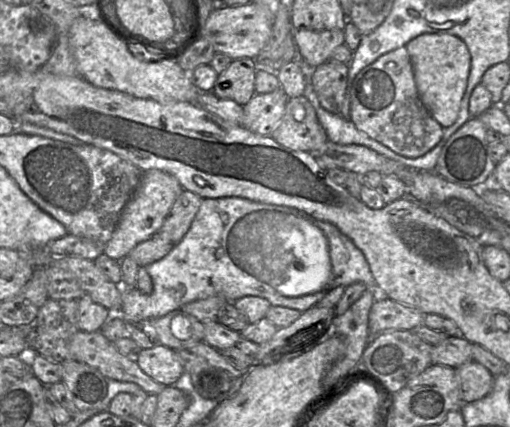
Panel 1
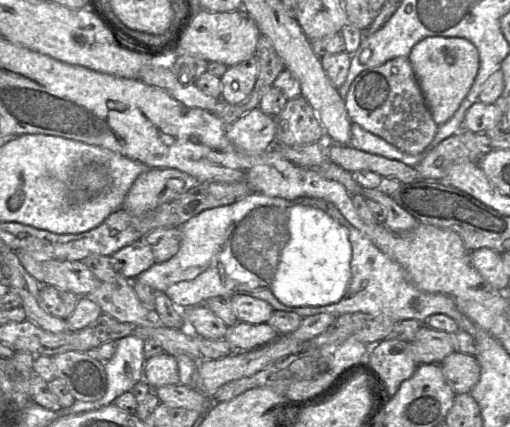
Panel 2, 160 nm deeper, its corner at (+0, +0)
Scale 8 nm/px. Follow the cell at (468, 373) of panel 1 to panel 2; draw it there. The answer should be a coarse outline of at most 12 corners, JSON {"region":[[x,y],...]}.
{"region":[[454,351],[439,365],[456,395],[480,379],[475,356]]}

